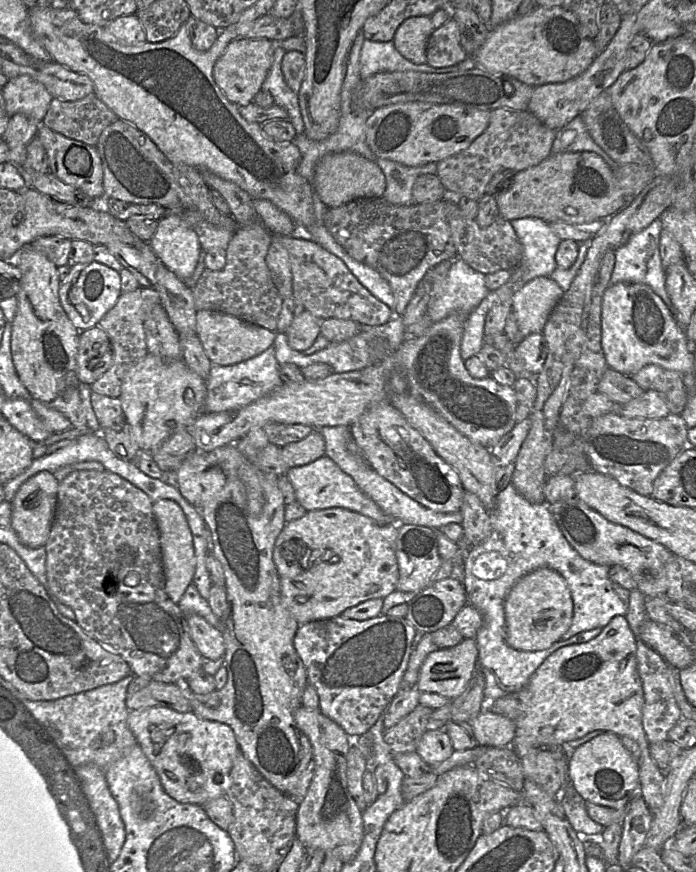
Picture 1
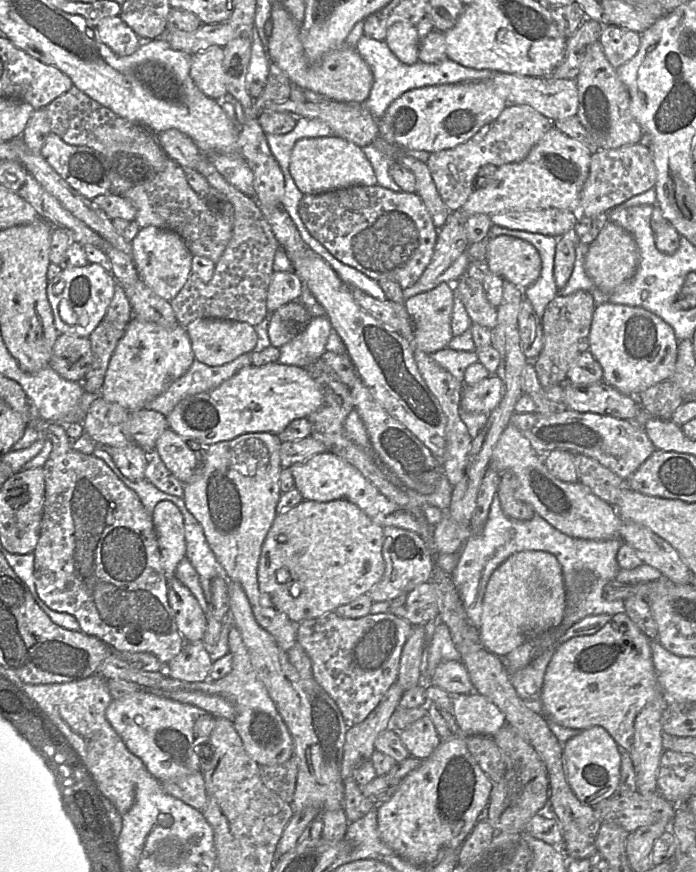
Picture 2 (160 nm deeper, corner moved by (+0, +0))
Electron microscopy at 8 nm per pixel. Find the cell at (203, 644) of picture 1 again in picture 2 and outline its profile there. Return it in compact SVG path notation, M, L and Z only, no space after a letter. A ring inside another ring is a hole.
M175 576L168 578L168 602L174 611L179 632L186 642L202 641L207 628L207 615L192 592Z

